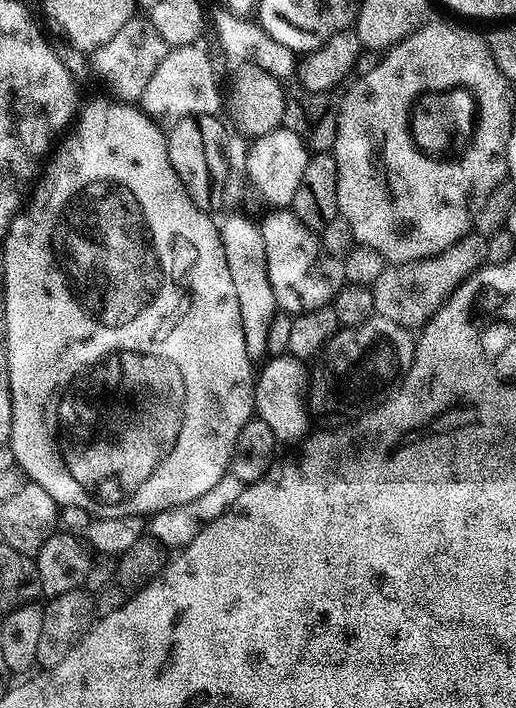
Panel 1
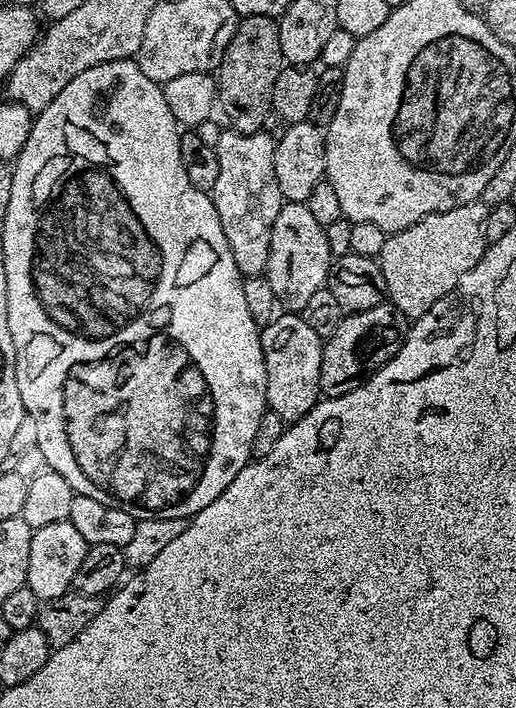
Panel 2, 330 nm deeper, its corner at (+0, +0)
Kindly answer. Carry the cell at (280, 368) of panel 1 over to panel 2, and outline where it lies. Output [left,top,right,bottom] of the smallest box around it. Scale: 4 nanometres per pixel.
[260,314,324,422]

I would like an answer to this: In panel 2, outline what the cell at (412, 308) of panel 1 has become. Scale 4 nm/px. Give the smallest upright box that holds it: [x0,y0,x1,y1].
[378,200,489,318]

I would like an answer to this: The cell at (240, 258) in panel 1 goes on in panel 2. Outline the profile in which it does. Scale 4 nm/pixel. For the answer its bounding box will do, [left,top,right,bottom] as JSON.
[210,130,286,278]

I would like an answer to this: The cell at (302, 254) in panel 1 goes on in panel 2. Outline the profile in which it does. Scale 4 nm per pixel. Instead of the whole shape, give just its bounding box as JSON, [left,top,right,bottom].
[266,203,333,310]

